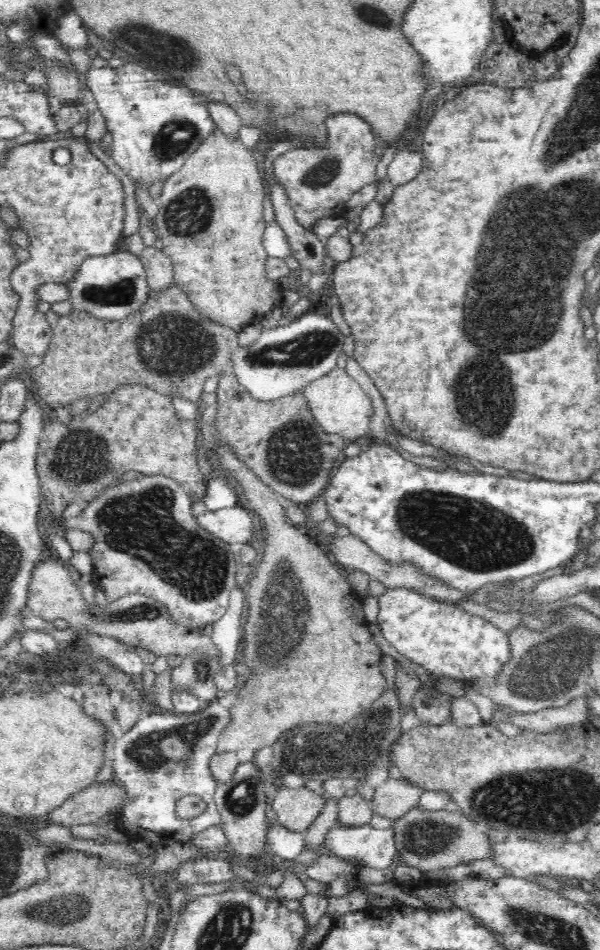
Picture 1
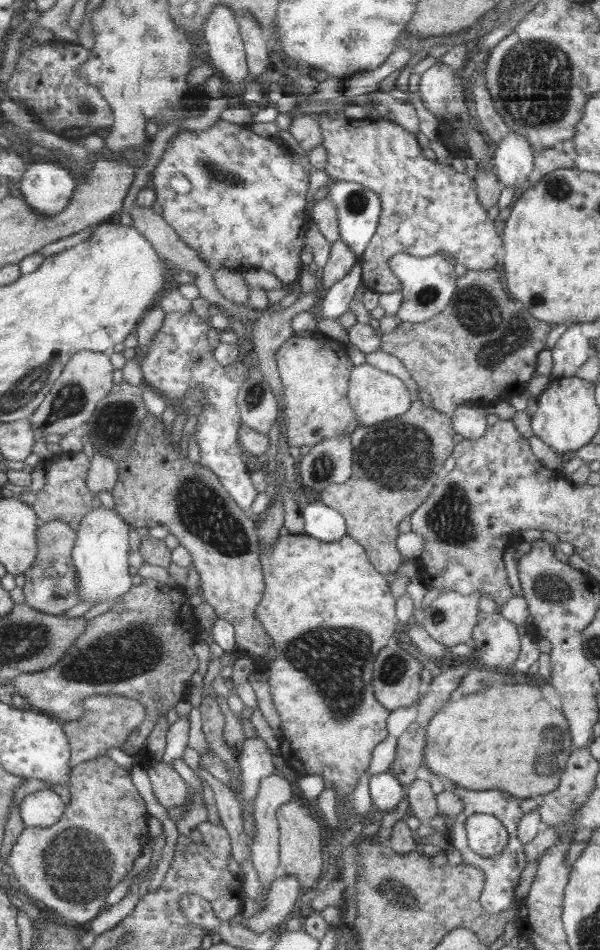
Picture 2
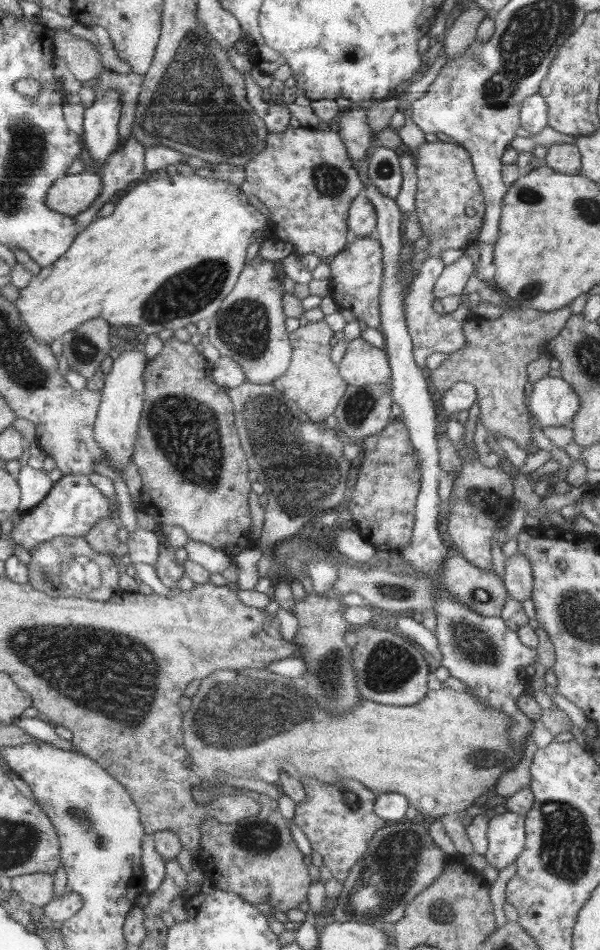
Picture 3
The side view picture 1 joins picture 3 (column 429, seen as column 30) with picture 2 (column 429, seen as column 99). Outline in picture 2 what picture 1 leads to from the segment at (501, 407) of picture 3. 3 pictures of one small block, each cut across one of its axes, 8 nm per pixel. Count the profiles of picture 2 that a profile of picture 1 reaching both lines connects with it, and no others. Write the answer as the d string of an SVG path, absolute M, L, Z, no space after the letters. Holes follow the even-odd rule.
M494 269L467 271L457 279L455 294L444 311L426 322L401 321L396 331L382 334L381 349L386 354L399 358L419 388L430 394L434 409L450 417L462 401L494 405L526 392L536 370L538 355L546 348L553 328L546 321L534 319L517 301L511 299L504 292L499 274Z

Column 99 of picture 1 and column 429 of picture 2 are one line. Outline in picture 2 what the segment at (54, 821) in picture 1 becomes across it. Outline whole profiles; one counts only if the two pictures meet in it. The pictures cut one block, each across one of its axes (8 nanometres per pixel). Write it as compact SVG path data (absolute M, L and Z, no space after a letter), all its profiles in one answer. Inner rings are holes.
M416 780L406 791L406 802L410 814L423 822L428 822L439 815L436 795L431 785L424 780Z

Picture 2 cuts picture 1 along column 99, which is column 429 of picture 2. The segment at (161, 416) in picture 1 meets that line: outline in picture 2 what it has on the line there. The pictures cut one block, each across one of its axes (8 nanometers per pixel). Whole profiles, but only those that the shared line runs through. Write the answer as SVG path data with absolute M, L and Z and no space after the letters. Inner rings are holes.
M414 399L405 414L393 418L388 424L362 424L350 433L354 448L352 476L342 484L328 483L321 493L321 502L345 518L346 534L359 542L374 568L388 578L404 562L395 544L400 534L398 525L442 481L443 463L453 453L455 434L447 414ZM426 462L430 462L430 466L426 466Z

